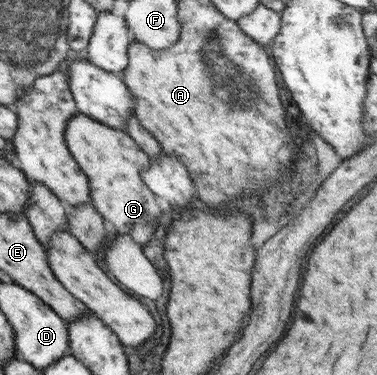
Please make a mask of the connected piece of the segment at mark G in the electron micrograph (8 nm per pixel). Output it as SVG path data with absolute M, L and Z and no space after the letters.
M76 112L67 122L64 139L71 156L86 174L90 186L91 203L114 225L118 234L130 235L140 245L144 245L158 227L162 210L156 204L155 193L142 181L140 170L150 165L149 155L127 134L126 131L107 126L82 112Z

